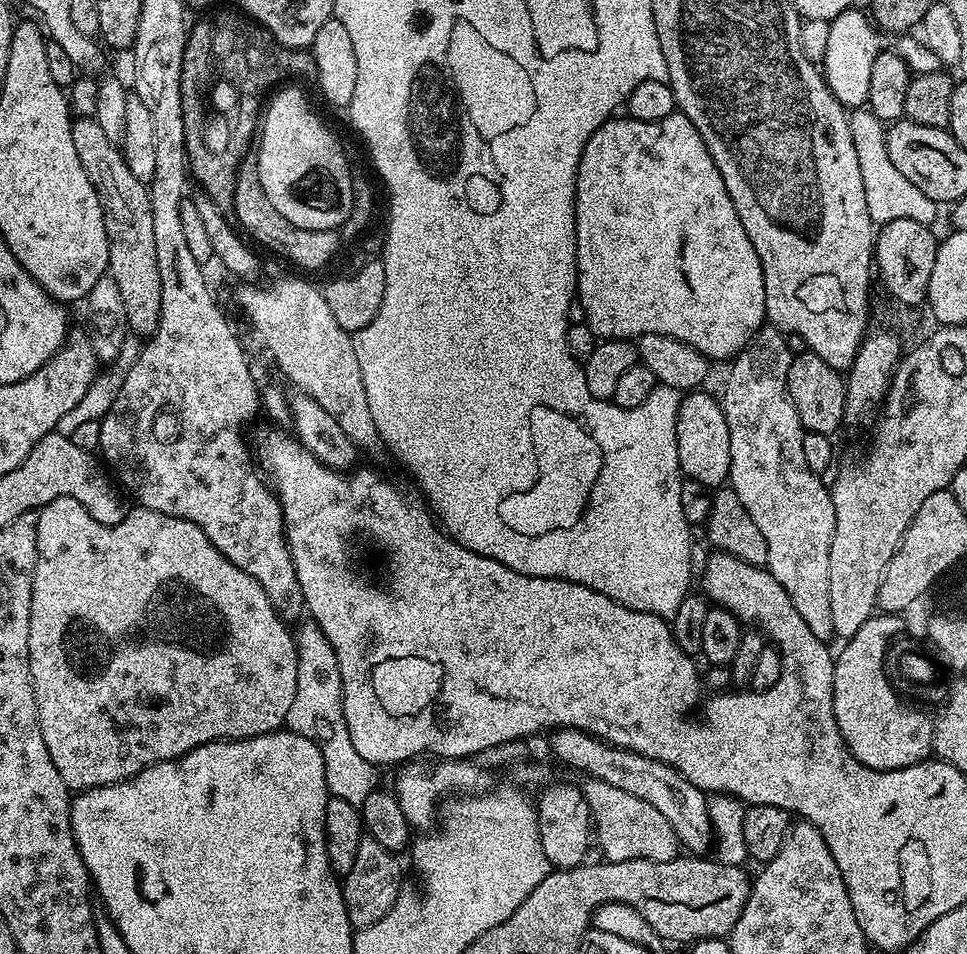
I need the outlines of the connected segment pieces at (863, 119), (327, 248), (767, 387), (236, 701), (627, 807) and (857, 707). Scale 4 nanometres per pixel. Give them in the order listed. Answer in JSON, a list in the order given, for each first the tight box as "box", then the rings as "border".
[{"box":[848,106,938,225],"border":[[[860,106],[851,113],[848,125],[850,138],[854,142],[854,151],[858,153],[858,167],[862,170],[862,190],[866,190],[866,210],[870,210],[873,225],[894,222],[894,218],[910,218],[913,222],[935,225],[936,211],[938,211],[936,201],[926,198],[926,194],[922,194],[922,190],[918,190],[918,186],[908,181],[894,166],[894,162],[890,162],[890,154],[886,150],[885,121],[879,120],[873,112],[868,111],[867,107]]]},{"box":[232,150,342,272],"border":[[[250,150],[241,158],[236,169],[236,181],[234,182],[234,206],[232,216],[235,223],[245,233],[249,232],[258,243],[280,256],[285,256],[292,264],[305,268],[308,272],[316,272],[324,268],[336,256],[340,248],[342,236],[336,230],[302,230],[294,226],[294,222],[286,222],[270,198],[266,198],[266,190],[262,190],[262,178],[258,178],[258,151]]]},{"box":[722,326,836,642],"border":[[[765,326],[752,337],[752,341],[743,348],[739,356],[731,361],[732,369],[728,372],[728,381],[724,384],[724,396],[722,395],[722,407],[726,414],[726,426],[730,426],[730,470],[728,471],[728,480],[730,486],[738,494],[742,506],[746,506],[746,514],[754,518],[758,530],[762,530],[762,538],[766,538],[766,554],[768,563],[766,569],[778,582],[779,586],[789,595],[790,602],[798,610],[798,615],[802,617],[802,622],[810,626],[810,630],[815,637],[825,642],[831,641],[836,636],[834,630],[834,617],[830,611],[830,542],[834,538],[834,502],[832,494],[827,483],[823,484],[821,477],[810,470],[806,462],[804,451],[802,451],[802,438],[805,430],[800,425],[798,410],[794,410],[794,402],[788,393],[788,375],[790,374],[790,362],[794,355],[793,349],[788,349],[789,337],[780,329],[771,326]]]},{"box":[28,496,298,793],"border":[[[63,496],[54,498],[54,502],[39,509],[36,537],[38,558],[34,566],[28,639],[30,678],[42,742],[46,742],[46,750],[50,750],[50,758],[54,766],[58,766],[58,774],[62,774],[62,782],[66,782],[69,790],[77,793],[88,788],[117,784],[158,762],[177,760],[203,744],[215,740],[245,740],[285,727],[288,711],[294,702],[294,690],[298,686],[298,654],[293,629],[272,608],[270,598],[266,598],[266,590],[262,590],[262,586],[258,586],[246,570],[238,570],[238,566],[219,552],[214,542],[210,542],[210,538],[206,538],[194,522],[136,506],[122,522],[106,526],[93,518],[82,502]]]},{"box":[582,779,681,862],"border":[[[585,779],[582,784],[584,800],[588,803],[588,815],[594,829],[594,844],[600,847],[601,857],[610,862],[622,862],[634,858],[646,858],[654,862],[670,862],[681,855],[680,839],[674,834],[674,826],[642,798],[626,794],[601,780]]]},{"box":[832,614,934,772],"border":[[[874,614],[866,622],[862,622],[856,634],[843,641],[844,649],[841,652],[837,651],[834,656],[832,705],[834,706],[834,718],[838,722],[838,730],[850,754],[854,754],[858,762],[883,772],[921,764],[934,752],[932,746],[933,717],[931,715],[928,717],[926,713],[919,712],[919,710],[924,710],[905,702],[884,673],[884,657],[888,655],[889,643],[893,637],[905,631],[900,619],[901,617],[896,614]]]}]

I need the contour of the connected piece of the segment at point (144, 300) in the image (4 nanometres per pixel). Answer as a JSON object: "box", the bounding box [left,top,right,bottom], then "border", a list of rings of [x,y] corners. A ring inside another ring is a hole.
{"box":[72,118,162,338],"border":[[[76,118],[72,121],[74,134],[74,150],[78,150],[78,162],[82,162],[82,170],[86,170],[86,178],[94,186],[104,208],[104,225],[108,235],[108,270],[107,275],[114,278],[122,294],[123,305],[126,308],[126,318],[129,329],[141,338],[151,337],[156,327],[160,325],[162,310],[162,278],[158,275],[158,257],[154,250],[154,214],[150,210],[148,188],[130,174],[130,166],[126,166],[123,151],[98,126],[95,118]]]}

